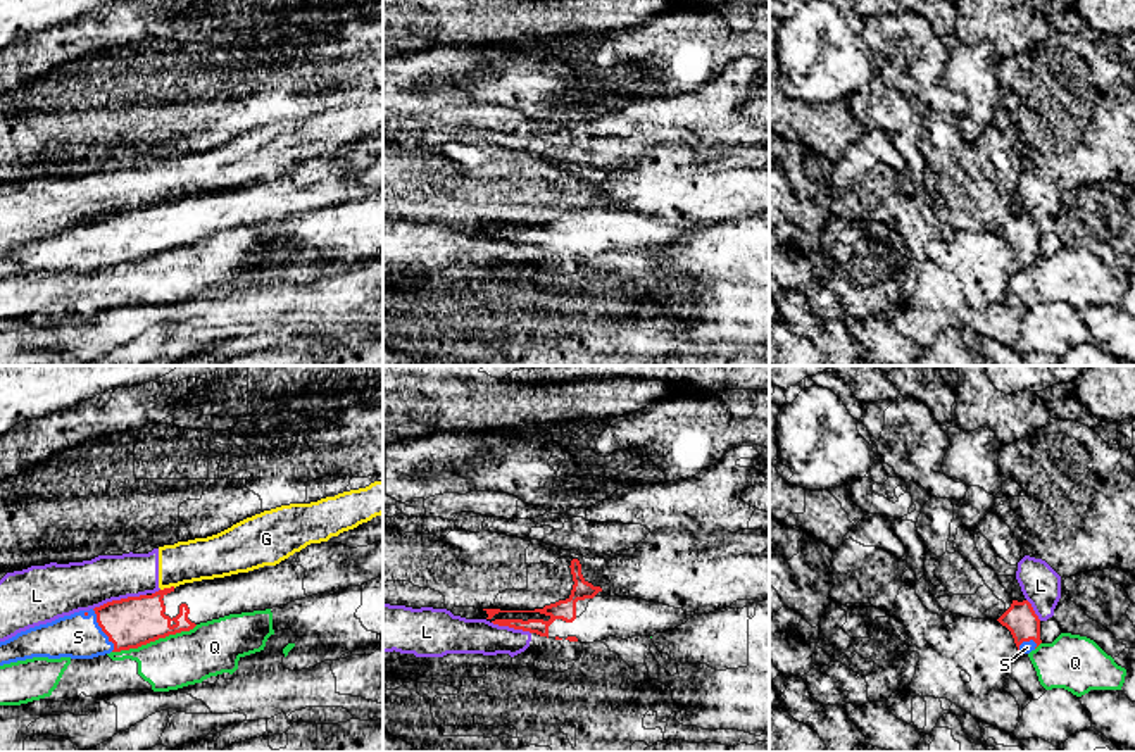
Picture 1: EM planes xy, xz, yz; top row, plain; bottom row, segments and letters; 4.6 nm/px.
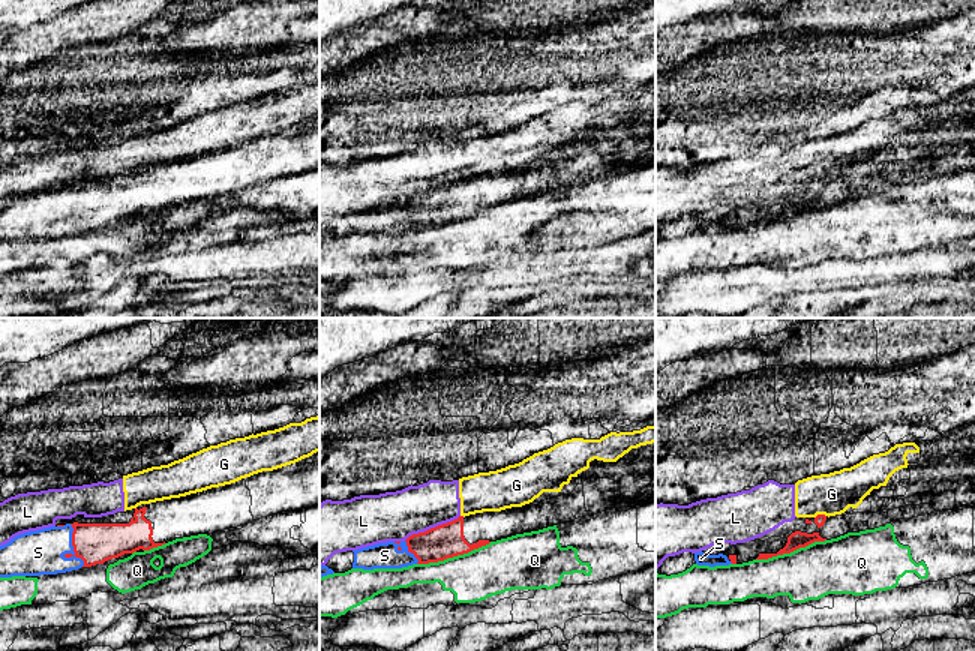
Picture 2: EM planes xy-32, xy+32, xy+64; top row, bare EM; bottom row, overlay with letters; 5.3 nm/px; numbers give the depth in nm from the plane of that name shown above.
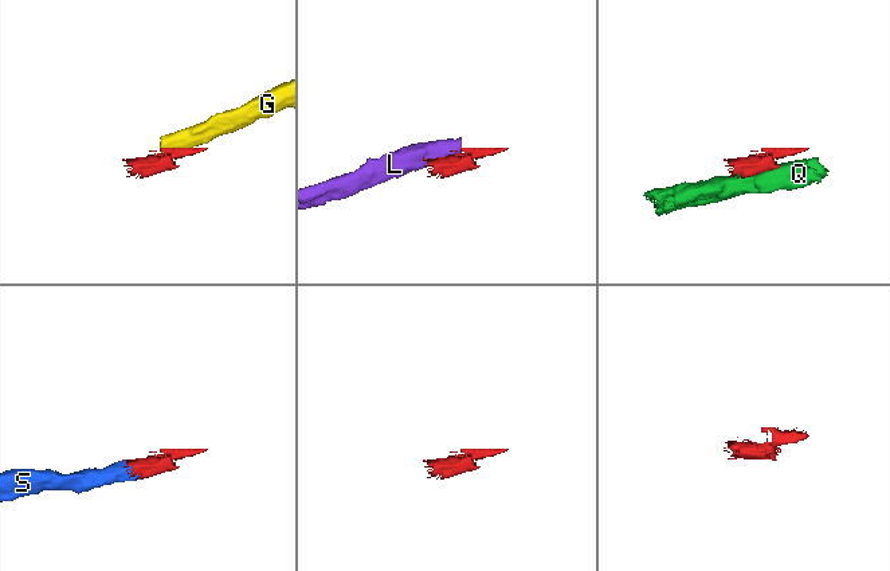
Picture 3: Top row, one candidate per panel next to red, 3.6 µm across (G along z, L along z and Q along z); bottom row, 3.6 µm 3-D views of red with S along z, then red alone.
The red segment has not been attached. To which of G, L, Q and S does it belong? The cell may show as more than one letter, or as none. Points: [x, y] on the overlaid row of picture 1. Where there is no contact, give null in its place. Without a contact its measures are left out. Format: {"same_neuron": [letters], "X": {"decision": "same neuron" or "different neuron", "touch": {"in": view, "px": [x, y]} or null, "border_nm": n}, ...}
{"same_neuron": ["S"], "G": {"decision": "different neuron", "touch": {"in": "xy", "px": [168, 589]}, "border_nm": 70}, "L": {"decision": "different neuron", "touch": {"in": "xy", "px": [121, 599]}, "border_nm": 260}, "Q": {"decision": "different neuron", "touch": {"in": "xy", "px": [154, 640]}, "border_nm": 420}, "S": {"decision": "same neuron", "touch": {"in": "xy", "px": [102, 630]}, "border_nm": 220}}

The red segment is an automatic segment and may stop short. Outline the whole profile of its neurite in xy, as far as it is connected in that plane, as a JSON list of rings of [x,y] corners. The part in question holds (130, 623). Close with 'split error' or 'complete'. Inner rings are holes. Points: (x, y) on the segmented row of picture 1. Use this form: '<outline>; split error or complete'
[[[383,542],[357,548],[342,543],[310,543],[276,566],[185,583],[152,595],[112,600],[100,607],[29,628],[0,642],[0,666],[33,657],[93,659],[110,652],[138,649],[159,638],[190,631],[200,623],[286,605],[336,588],[362,586],[379,576],[383,576]]]; split error

